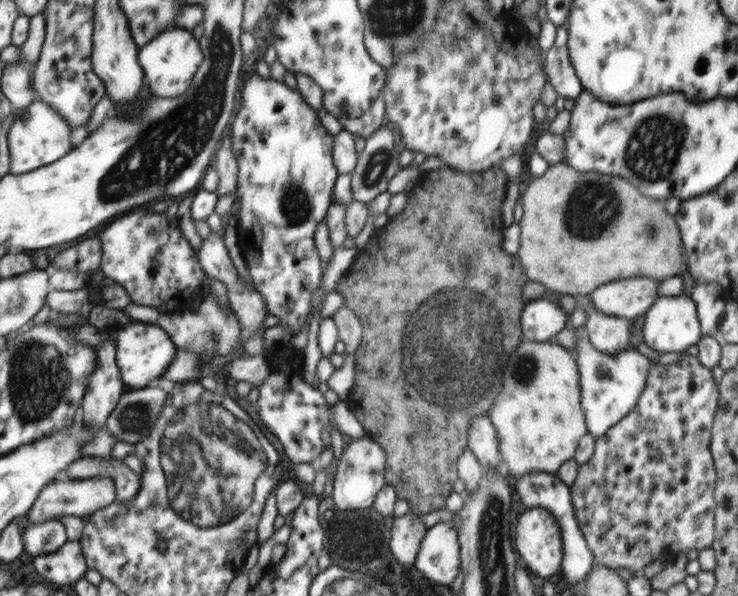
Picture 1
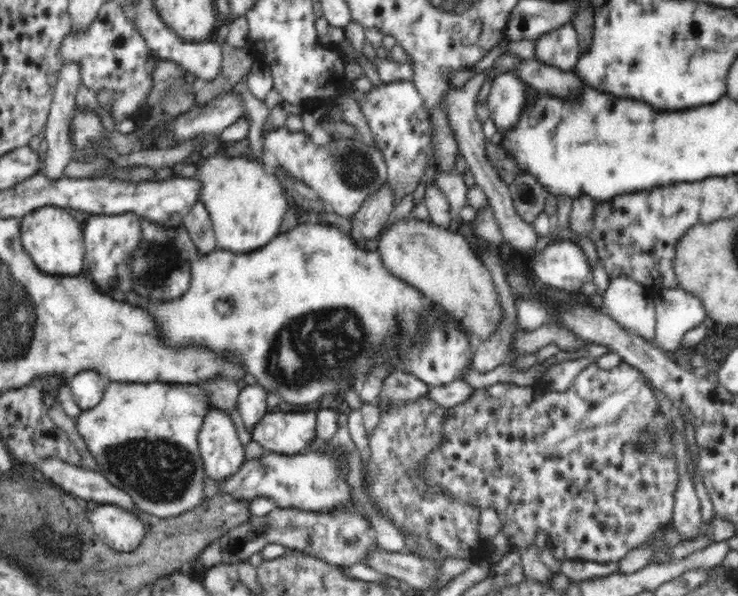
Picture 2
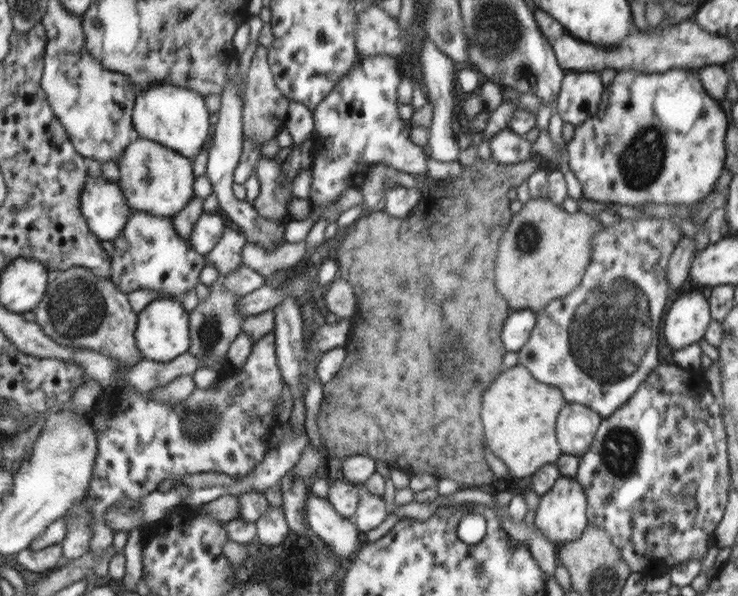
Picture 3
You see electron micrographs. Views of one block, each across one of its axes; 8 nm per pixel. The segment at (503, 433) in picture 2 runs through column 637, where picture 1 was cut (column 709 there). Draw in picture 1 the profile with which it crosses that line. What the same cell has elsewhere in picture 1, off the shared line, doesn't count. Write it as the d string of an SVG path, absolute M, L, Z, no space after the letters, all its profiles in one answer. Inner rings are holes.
M682 353L680 358L674 364L653 365L648 370L649 388L645 389L645 396L641 396L641 404L637 404L637 412L633 412L633 416L625 415L625 420L621 420L621 424L613 424L613 428L605 431L605 436L601 435L595 439L594 452L587 462L578 466L575 481L570 485L570 498L574 518L576 519L578 530L581 531L583 538L587 544L589 552L594 557L594 562L607 565L609 568L627 568L632 570L641 570L645 564L649 564L652 560L660 560L671 558L671 554L675 556L678 552L687 553L689 550L703 550L709 548L713 542L713 484L715 484L715 472L713 472L713 462L711 462L710 434L711 420L715 416L715 408L717 408L718 386L711 376L711 372L707 370L697 357Z

